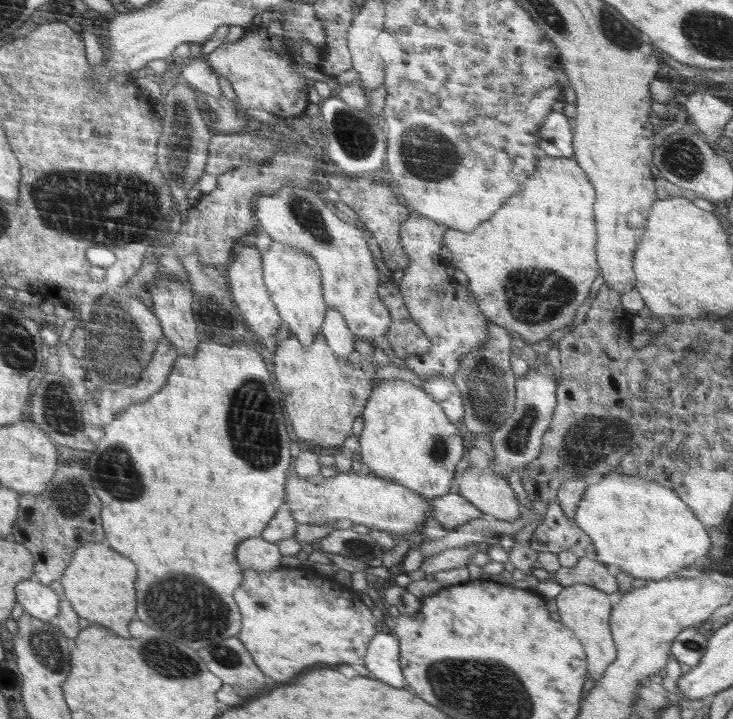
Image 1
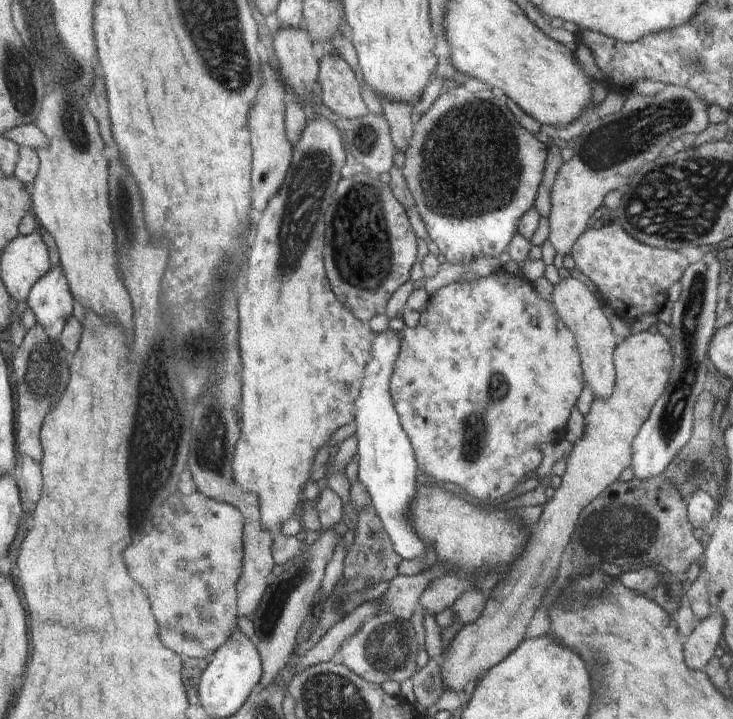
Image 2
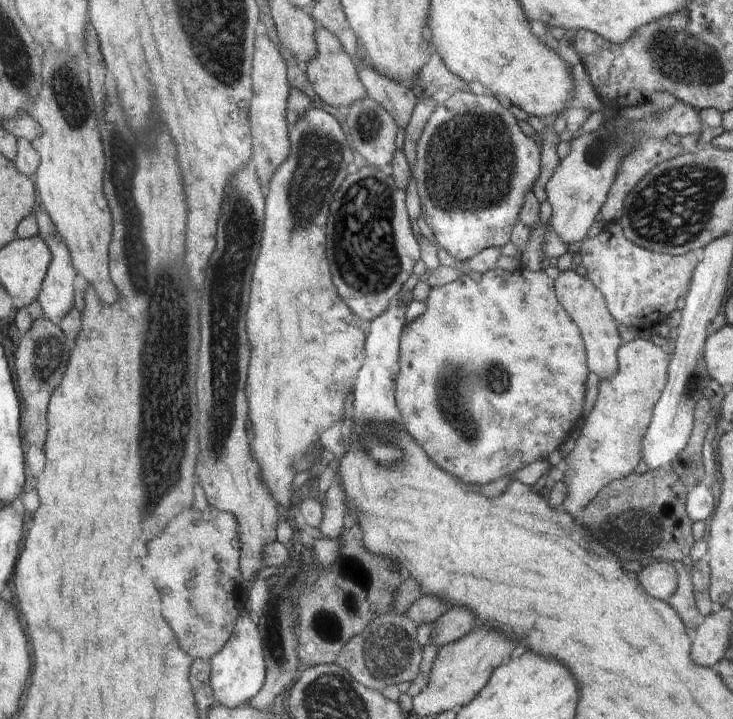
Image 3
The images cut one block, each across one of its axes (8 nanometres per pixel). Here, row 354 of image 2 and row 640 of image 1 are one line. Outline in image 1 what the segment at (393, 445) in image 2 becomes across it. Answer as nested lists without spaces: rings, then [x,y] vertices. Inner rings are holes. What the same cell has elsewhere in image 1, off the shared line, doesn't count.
[[[382,629],[370,642],[364,666],[382,682],[404,688],[404,674],[399,663],[399,640],[394,632]]]

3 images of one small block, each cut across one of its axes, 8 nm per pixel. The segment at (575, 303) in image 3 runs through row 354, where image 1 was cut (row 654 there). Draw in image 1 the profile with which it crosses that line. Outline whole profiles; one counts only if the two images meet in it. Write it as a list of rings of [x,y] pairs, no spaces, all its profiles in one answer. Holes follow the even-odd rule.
[[[573,584],[564,588],[562,594],[555,596],[560,622],[563,622],[584,645],[588,655],[588,677],[592,677],[594,684],[602,679],[607,668],[618,658],[618,648],[610,636],[610,610],[612,604],[608,600],[609,594],[594,588],[589,584]]]

